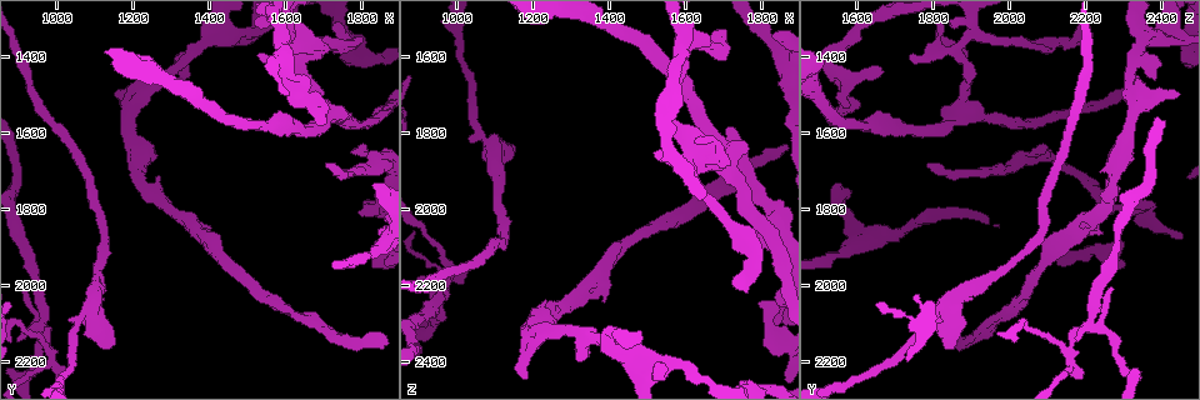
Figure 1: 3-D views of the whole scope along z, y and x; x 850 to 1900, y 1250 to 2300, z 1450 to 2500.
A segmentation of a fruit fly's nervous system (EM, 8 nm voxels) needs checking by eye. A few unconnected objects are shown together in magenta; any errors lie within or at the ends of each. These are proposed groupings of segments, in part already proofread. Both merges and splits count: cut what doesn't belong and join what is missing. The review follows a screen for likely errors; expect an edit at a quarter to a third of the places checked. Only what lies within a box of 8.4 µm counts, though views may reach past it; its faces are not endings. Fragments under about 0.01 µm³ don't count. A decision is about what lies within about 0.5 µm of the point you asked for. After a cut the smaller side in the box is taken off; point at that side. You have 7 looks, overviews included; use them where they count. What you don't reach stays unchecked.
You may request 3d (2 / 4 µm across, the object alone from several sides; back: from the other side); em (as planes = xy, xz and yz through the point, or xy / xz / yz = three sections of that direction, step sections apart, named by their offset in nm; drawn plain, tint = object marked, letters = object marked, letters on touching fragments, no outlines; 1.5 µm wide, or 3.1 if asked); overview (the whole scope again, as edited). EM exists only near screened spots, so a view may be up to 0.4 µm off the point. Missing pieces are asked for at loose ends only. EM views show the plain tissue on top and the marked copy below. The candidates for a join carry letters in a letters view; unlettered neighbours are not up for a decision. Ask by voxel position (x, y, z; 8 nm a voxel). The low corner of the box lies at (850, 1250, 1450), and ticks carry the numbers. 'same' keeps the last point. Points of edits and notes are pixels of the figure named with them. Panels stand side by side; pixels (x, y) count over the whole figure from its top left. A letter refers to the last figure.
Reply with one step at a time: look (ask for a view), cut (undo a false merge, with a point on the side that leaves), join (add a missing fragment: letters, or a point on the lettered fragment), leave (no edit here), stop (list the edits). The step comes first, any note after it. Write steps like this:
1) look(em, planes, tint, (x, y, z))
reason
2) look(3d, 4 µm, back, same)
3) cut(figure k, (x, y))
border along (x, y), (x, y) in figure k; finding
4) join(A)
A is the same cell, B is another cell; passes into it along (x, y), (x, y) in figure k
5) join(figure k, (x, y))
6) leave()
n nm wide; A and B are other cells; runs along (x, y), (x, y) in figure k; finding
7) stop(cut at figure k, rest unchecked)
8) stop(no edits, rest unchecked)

look(3d, 2 µm, (1180, 1490, 2440))
free end

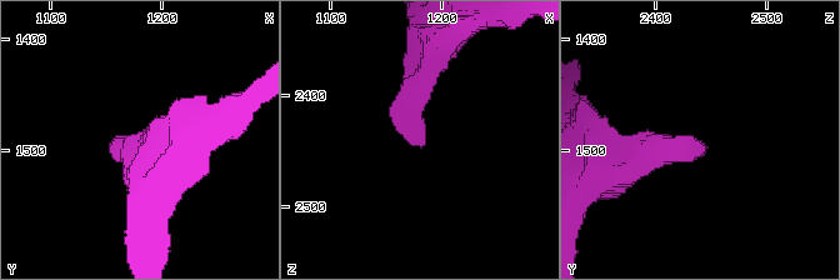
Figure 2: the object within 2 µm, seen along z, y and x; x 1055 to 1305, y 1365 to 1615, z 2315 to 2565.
look(em, planes, letters, (1184, 1492, 2440))
need the tissue

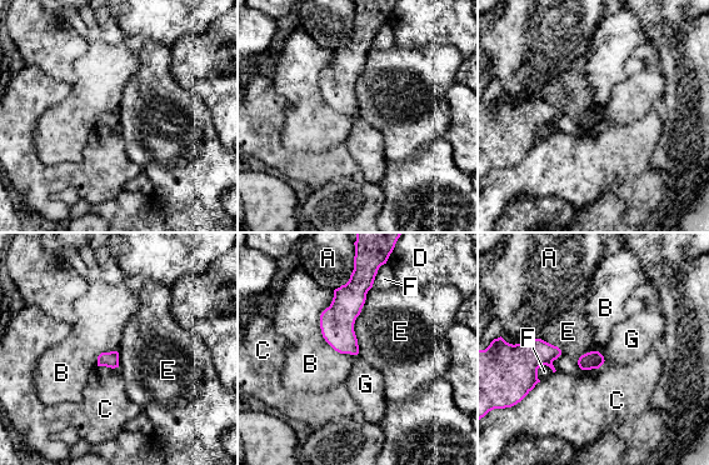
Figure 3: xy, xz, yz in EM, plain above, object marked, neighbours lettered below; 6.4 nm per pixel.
leave()
A, B, C, D, E, F and G are other cells; border along (372, 286), (354, 324), (357, 354) in figure 3; none of them fits

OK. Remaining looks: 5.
look(3d, 4 µm, (975, 2145, 2165))
four or more arms meet

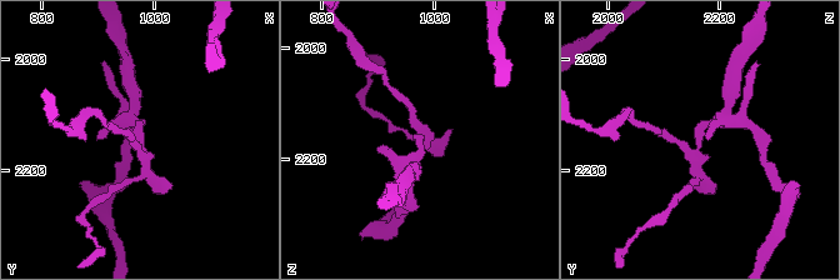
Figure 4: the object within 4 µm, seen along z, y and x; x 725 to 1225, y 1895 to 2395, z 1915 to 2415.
look(em, planes, letters, (975, 2150, 2160))
4 arms; shape alone is not enough

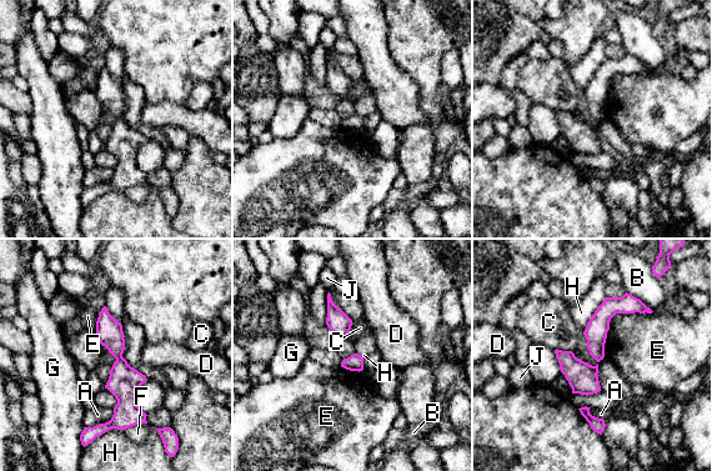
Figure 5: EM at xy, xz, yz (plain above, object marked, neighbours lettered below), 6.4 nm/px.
cut(figure 5, (124, 381))
E touches over 380 nm; A, B, C, D, E, F, G, H and J are other cells; border along (121, 356), (116, 359) in figure 5; two cells meet here

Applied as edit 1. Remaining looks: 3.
look(overview)

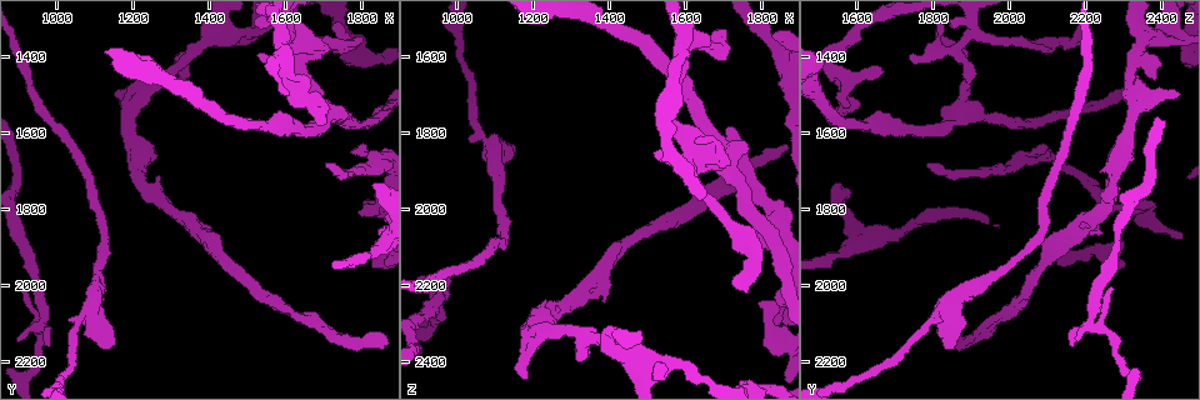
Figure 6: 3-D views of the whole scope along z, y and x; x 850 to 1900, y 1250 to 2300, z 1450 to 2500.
look(3d, 2 µm, back, (1535, 1405, 1735))
free end

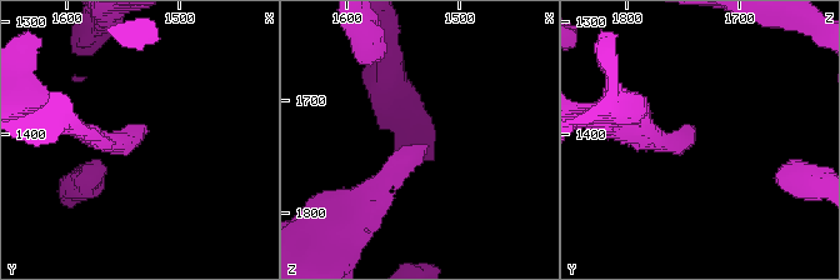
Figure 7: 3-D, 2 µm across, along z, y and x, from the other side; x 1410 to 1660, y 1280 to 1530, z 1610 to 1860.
look(em, planes, letters, (1532, 1398, 1742))
now the EM

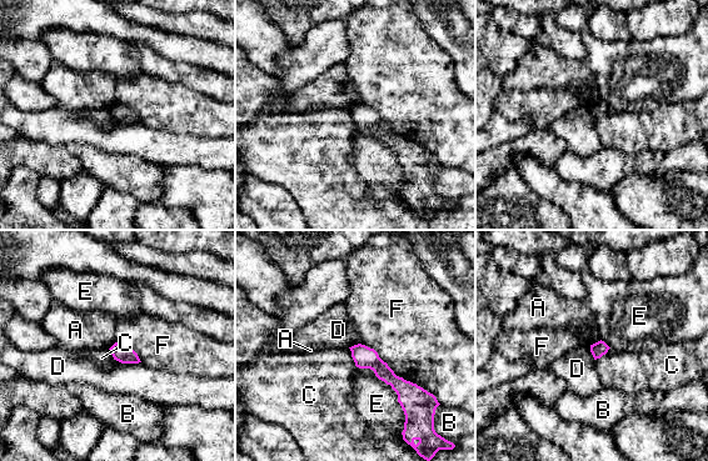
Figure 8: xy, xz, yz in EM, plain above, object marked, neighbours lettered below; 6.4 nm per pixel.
leave()
A, B, C, D, E and F are other cells; border along (114, 359), (121, 362), (140, 362) in figure 8; none of them fits

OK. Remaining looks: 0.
stop(cut at figure 5, rest unchecked)

